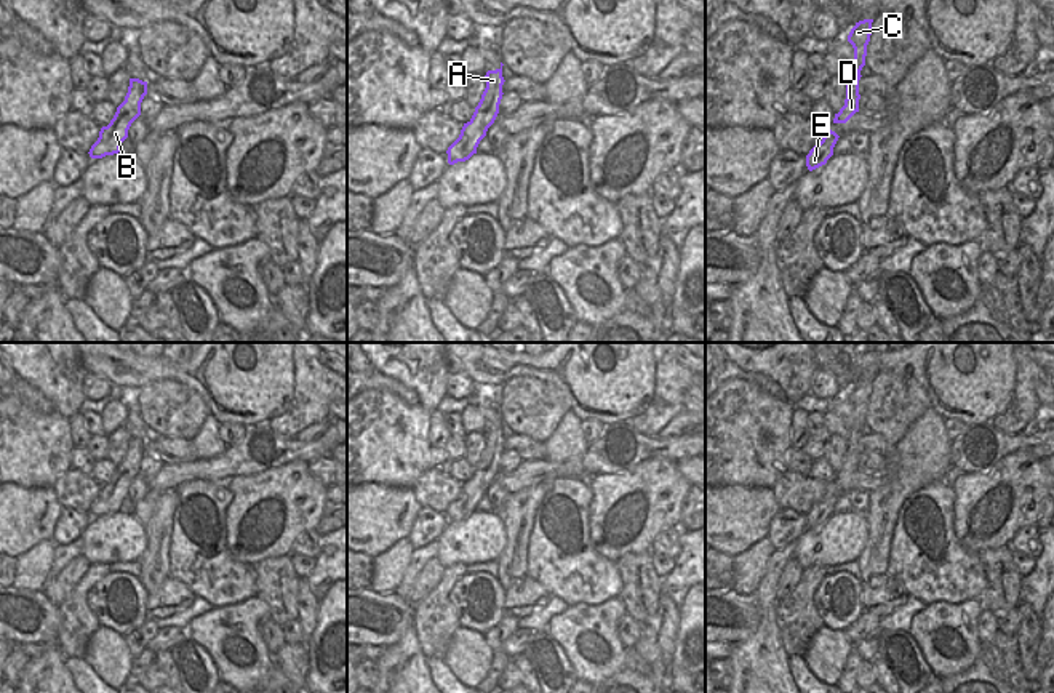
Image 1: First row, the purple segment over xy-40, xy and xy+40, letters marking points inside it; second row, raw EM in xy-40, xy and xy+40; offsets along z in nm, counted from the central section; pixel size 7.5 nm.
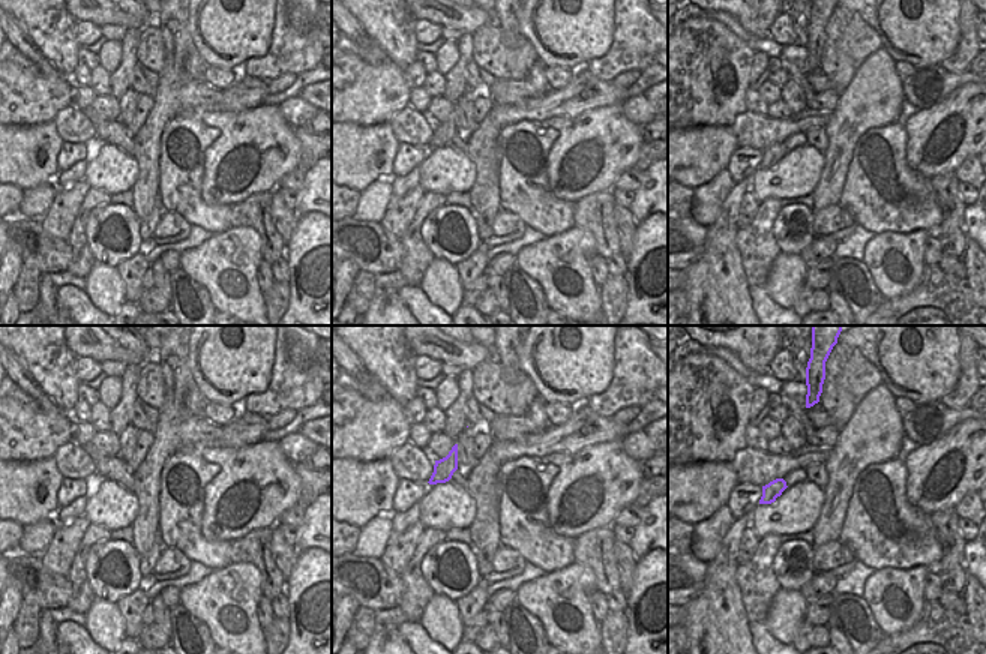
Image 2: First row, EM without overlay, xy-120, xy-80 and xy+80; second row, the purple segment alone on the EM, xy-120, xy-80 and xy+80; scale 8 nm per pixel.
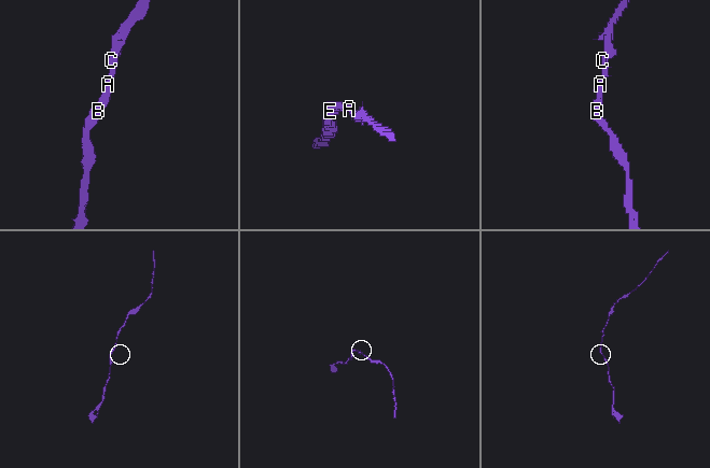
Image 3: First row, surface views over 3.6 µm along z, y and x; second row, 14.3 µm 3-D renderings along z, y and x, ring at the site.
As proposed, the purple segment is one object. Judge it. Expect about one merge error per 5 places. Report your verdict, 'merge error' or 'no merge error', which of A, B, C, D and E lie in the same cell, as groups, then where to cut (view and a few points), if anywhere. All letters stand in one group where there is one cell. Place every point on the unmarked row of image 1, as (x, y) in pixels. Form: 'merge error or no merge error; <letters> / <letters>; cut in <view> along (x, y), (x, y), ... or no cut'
no merge error; A B C D E; no cut

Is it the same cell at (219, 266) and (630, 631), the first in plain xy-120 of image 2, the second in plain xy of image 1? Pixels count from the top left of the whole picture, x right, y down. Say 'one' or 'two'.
two

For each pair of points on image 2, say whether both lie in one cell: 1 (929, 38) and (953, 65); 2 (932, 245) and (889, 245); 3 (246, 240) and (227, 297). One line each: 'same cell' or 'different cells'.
1: different cells
2: different cells
3: same cell

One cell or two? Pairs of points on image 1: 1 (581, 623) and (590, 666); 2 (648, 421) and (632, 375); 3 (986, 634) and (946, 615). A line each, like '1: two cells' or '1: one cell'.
1: one cell
2: two cells
3: two cells

